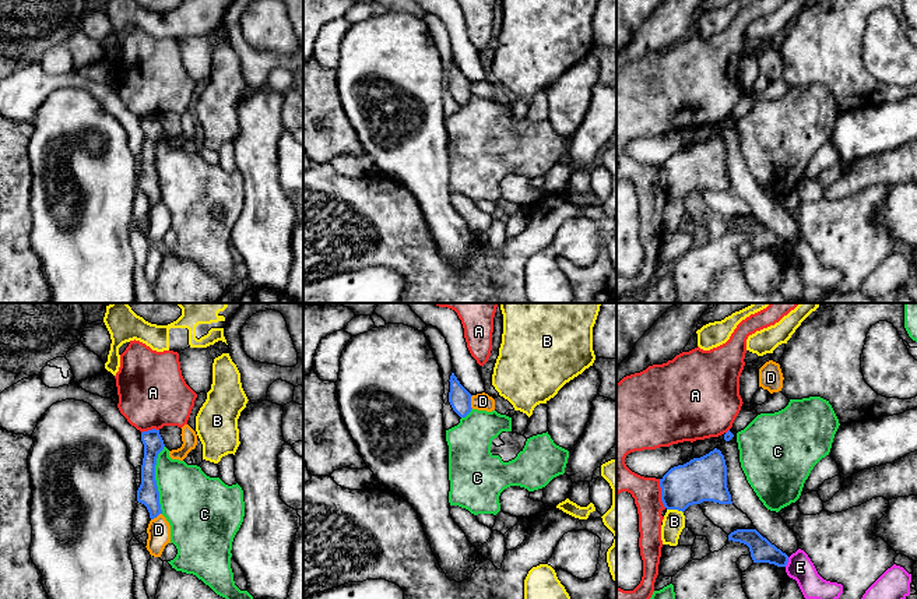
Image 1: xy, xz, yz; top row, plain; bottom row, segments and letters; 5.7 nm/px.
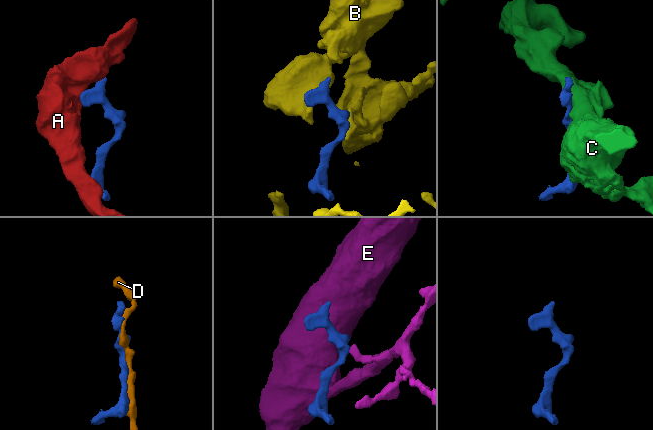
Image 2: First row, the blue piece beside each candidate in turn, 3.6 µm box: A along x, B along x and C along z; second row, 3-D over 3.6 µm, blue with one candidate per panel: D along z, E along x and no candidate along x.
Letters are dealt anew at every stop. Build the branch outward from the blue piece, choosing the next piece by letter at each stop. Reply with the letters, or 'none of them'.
none of them

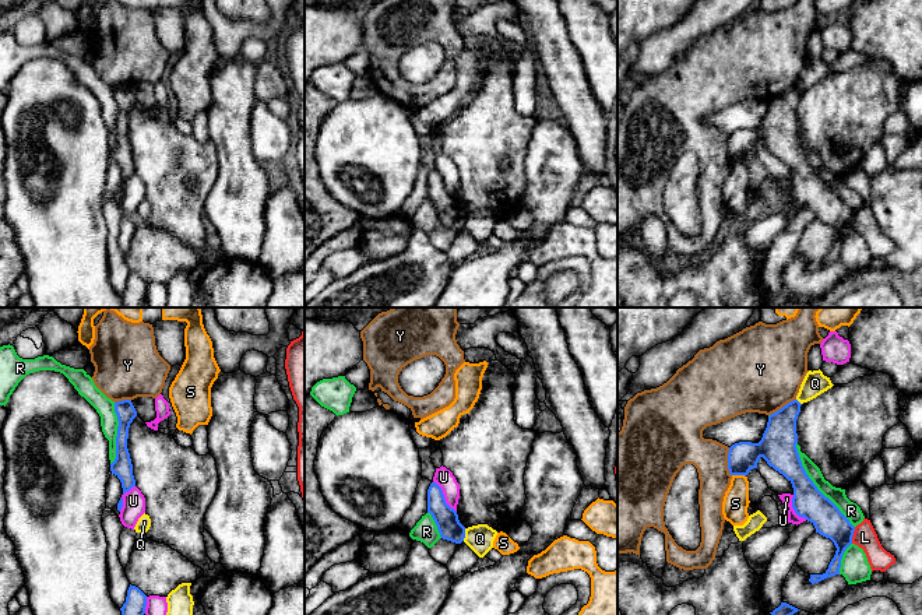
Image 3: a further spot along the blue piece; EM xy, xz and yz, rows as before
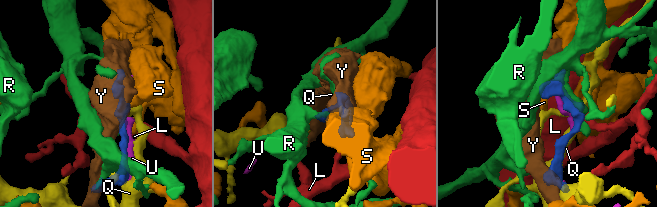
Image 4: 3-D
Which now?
none of them

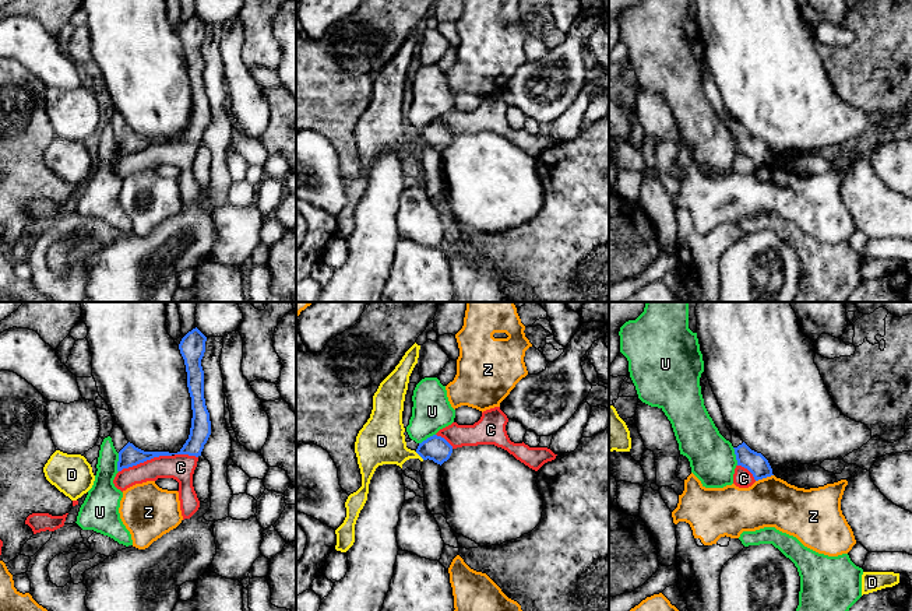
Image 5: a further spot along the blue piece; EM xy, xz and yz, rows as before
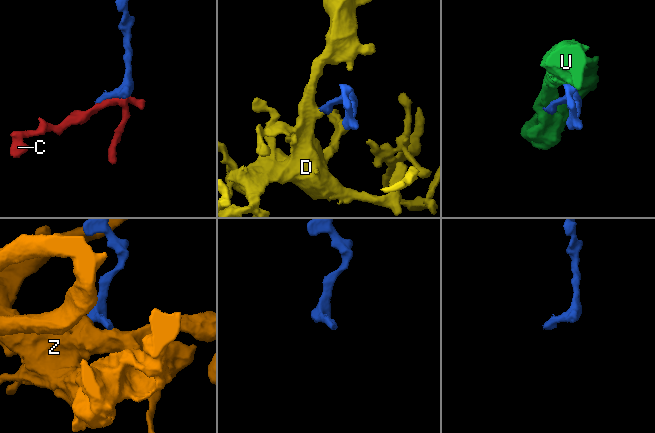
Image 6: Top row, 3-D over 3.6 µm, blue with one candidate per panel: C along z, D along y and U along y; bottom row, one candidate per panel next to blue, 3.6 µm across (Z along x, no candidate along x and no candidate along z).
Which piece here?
D

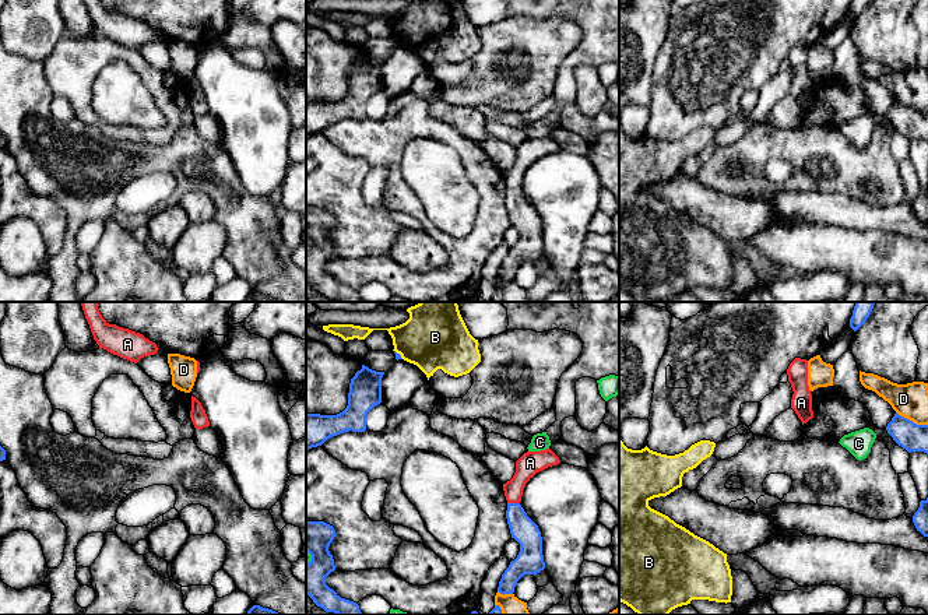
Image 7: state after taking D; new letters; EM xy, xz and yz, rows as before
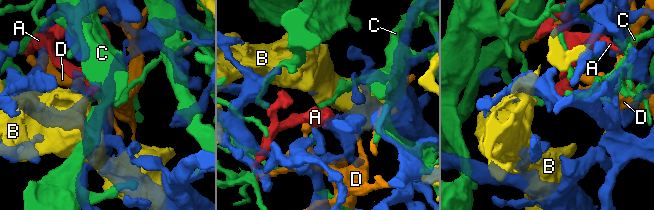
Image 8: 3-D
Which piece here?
A

